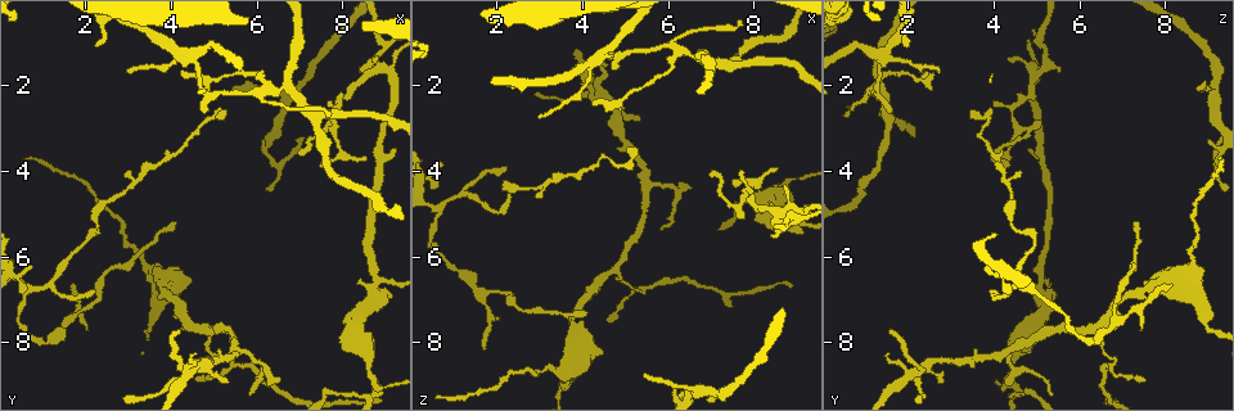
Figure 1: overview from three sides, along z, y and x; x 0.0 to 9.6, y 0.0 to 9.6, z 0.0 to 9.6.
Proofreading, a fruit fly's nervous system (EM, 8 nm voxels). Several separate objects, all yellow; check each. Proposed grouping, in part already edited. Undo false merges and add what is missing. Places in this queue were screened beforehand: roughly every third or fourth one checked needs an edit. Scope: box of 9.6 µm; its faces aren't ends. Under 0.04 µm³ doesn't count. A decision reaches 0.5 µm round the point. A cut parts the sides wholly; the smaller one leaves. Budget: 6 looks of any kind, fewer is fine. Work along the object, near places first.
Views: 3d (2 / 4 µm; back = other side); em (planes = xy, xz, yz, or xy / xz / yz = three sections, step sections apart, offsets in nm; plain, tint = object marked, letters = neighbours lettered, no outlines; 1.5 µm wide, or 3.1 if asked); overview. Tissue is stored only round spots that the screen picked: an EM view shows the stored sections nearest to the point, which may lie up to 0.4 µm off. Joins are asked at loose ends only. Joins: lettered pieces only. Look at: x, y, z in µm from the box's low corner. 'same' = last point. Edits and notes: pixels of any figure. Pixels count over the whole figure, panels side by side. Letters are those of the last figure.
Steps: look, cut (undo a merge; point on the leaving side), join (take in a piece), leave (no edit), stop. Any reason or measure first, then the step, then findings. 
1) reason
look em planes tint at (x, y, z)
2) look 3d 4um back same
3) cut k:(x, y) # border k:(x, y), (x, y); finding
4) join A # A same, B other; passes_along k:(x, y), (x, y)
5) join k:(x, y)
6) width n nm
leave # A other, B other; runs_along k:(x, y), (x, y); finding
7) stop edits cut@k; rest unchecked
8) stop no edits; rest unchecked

tapers out
look em planes letters at (5.40, 2.15, 8.85)

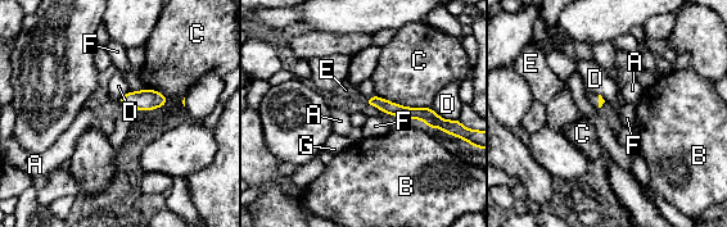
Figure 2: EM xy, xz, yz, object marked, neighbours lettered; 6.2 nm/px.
join E # A other, B other, C other, D other, E same, F other, G other; passes_along 2:(391, 108), (366, 100), (346, 90); the cell continues

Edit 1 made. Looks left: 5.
thick turns thin
look em xy step 8 tint at (3.85, 6.80, 7.35)

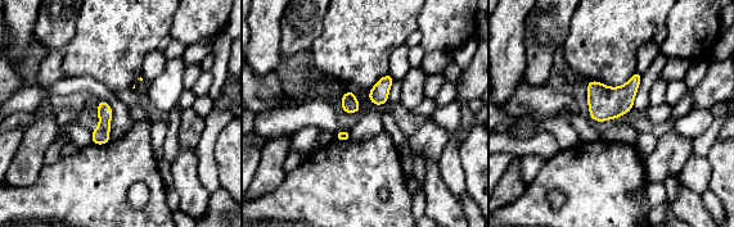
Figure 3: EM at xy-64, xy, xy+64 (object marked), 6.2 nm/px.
another direction
look em planes letters same

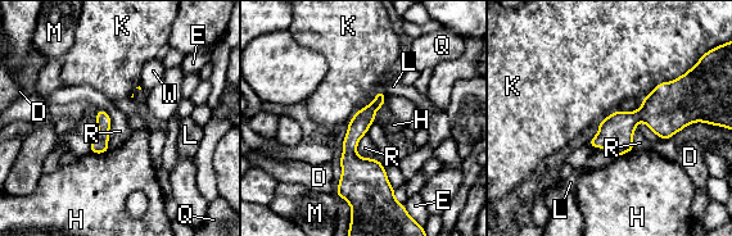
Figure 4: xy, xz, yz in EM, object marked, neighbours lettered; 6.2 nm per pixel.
leave # D other, E other, H other, K other, L other, M other, Q other, R other, W other; border 4:(99, 108), (109, 117), (109, 148); all the same cell

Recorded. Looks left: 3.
an open end
look 3d 2um back at (2.00, 7.70, 7.45)

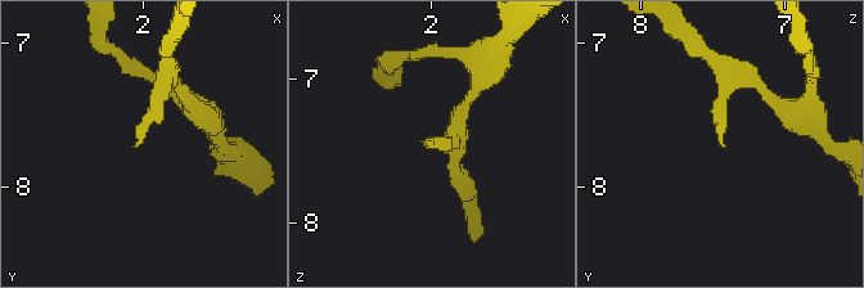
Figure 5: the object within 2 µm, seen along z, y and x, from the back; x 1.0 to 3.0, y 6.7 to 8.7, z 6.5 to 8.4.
need the tissue
look em planes plain at (2.04, 7.70, 7.42)

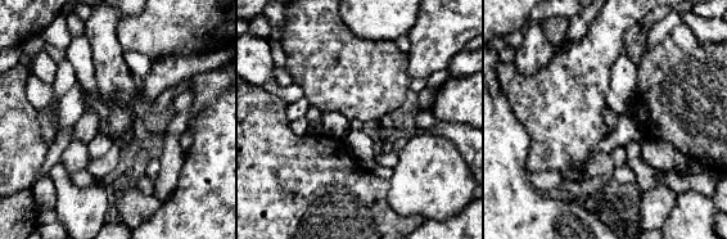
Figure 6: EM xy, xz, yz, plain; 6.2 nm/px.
what lies round it
look em planes letters same

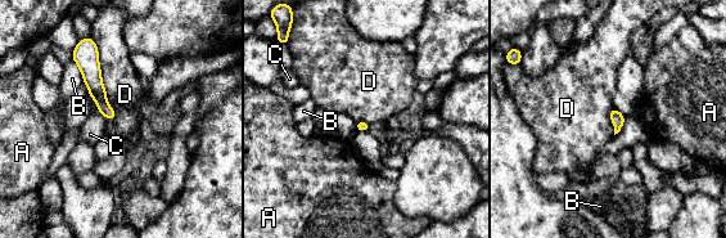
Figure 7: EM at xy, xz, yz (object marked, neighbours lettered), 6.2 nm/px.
leave # A other, B other, C other, D other; border 7:(97, 50), (111, 121); none of them fits

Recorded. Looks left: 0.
stop edits join@2; rest unchecked

